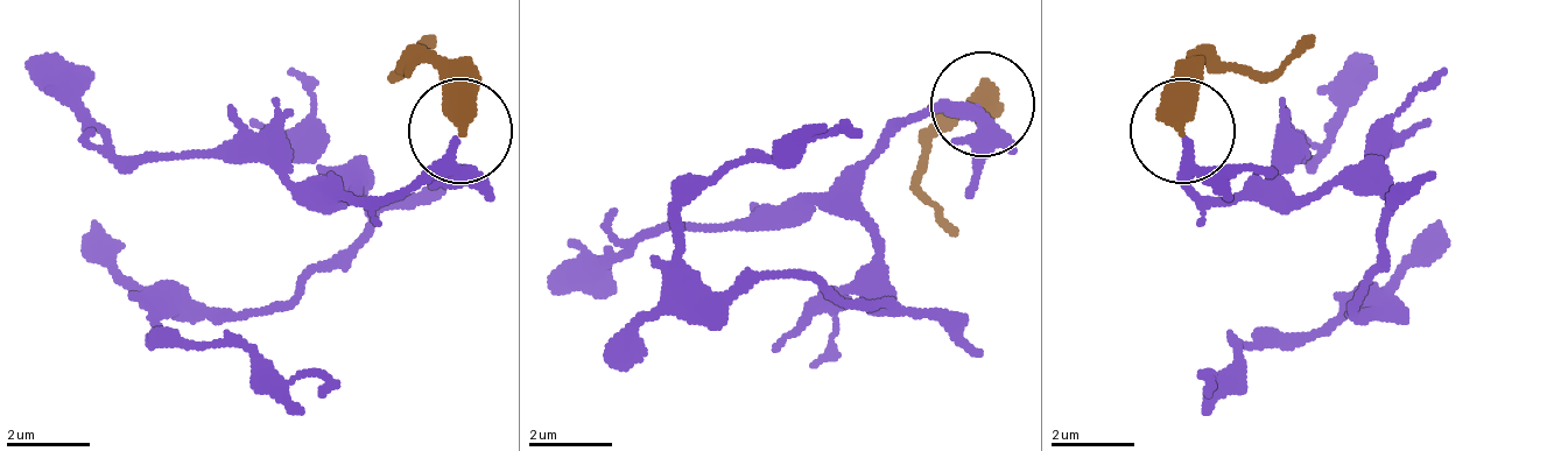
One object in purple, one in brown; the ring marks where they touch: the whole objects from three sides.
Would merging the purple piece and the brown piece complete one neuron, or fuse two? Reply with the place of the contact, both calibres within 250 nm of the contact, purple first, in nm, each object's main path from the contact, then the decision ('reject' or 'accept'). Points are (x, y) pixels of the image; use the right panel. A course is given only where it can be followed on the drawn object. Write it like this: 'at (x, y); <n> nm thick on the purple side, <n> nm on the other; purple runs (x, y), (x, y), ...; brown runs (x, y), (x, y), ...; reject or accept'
at (1182, 131); 200 nm thick on the purple side, 600 nm on the other; purple runs (1185, 133), (1195, 196), (1363, 185), (1384, 206), (1384, 269), (1352, 301), (1373, 311), (1237, 343), (1206, 385); brown runs (1185, 133), (1185, 101), (1206, 60), (1279, 70), (1310, 39); accept

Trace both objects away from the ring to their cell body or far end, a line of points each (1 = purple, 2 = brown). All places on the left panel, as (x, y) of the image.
1: (452, 133), (389, 196), (337, 196), (358, 185), (368, 206), (285, 301), (190, 311), (159, 332), (337, 385)
2: (463, 133), (463, 101), (421, 60), (400, 70), (431, 39)

